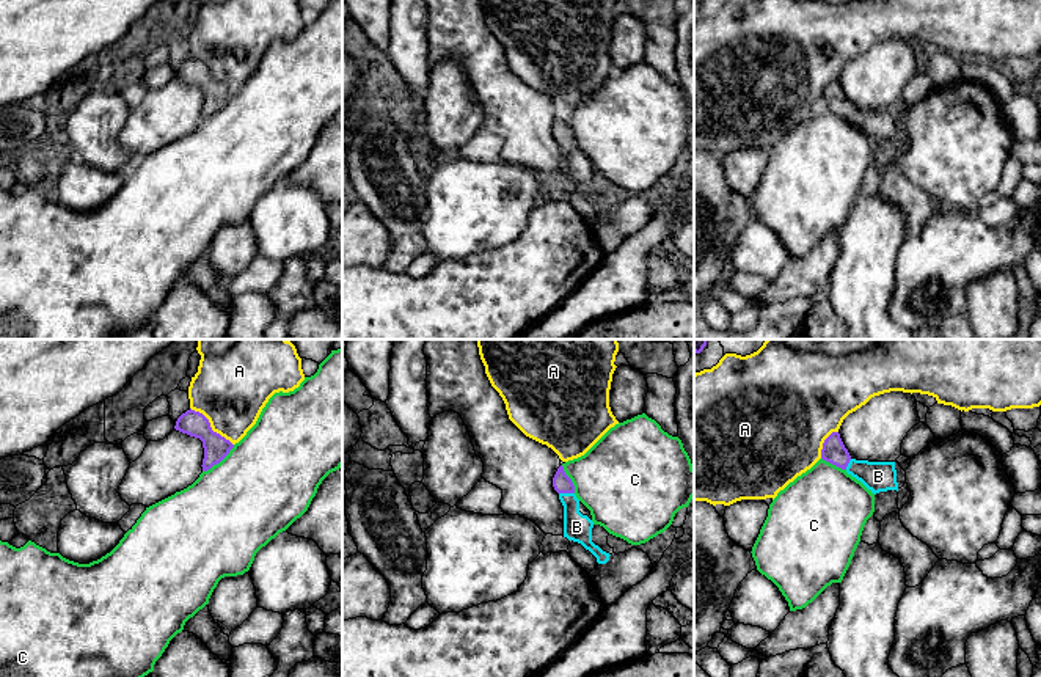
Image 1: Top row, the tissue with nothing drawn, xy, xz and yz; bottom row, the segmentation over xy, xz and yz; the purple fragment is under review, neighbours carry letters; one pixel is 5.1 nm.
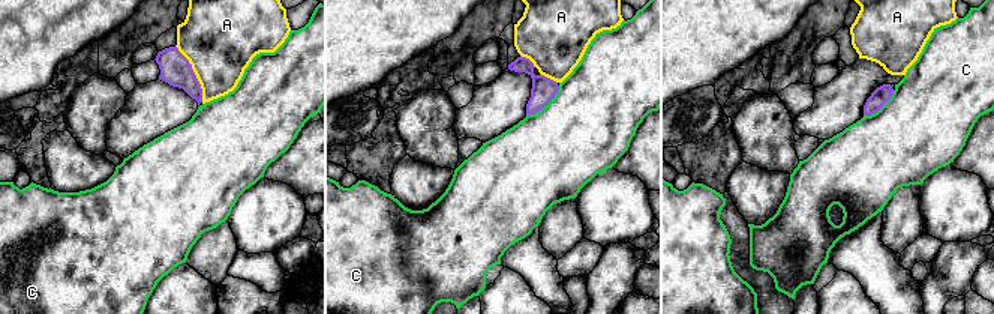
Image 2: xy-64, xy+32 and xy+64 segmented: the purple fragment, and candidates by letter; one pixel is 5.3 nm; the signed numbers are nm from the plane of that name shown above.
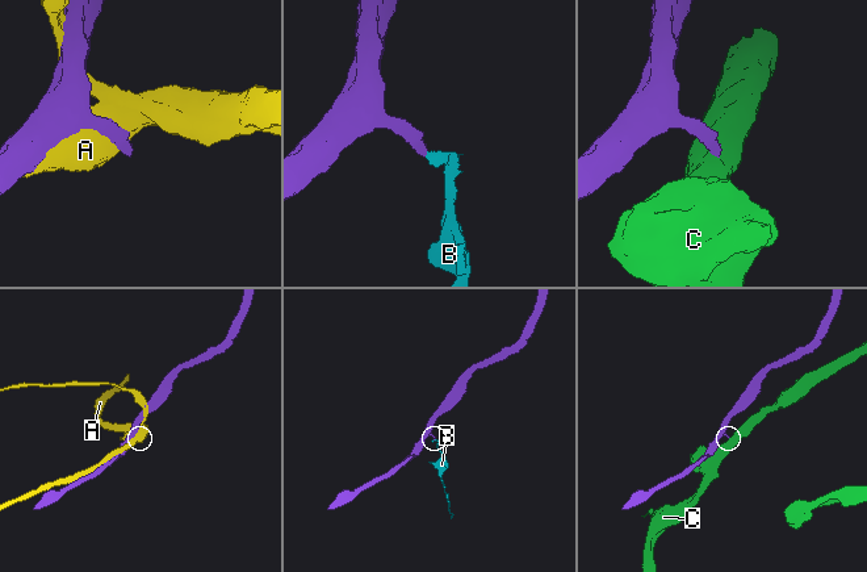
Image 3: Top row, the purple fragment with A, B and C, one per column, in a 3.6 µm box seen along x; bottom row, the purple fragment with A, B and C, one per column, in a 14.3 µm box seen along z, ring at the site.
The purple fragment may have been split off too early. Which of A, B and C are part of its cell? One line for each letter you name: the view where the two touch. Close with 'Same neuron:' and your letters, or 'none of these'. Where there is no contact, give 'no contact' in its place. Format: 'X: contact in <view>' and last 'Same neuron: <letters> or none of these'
B: contact in xz
Same neuron: B

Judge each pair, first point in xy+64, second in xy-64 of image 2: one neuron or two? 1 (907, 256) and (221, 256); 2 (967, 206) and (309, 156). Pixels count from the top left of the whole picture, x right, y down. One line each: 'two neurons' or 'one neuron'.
1: two neurons
2: two neurons

